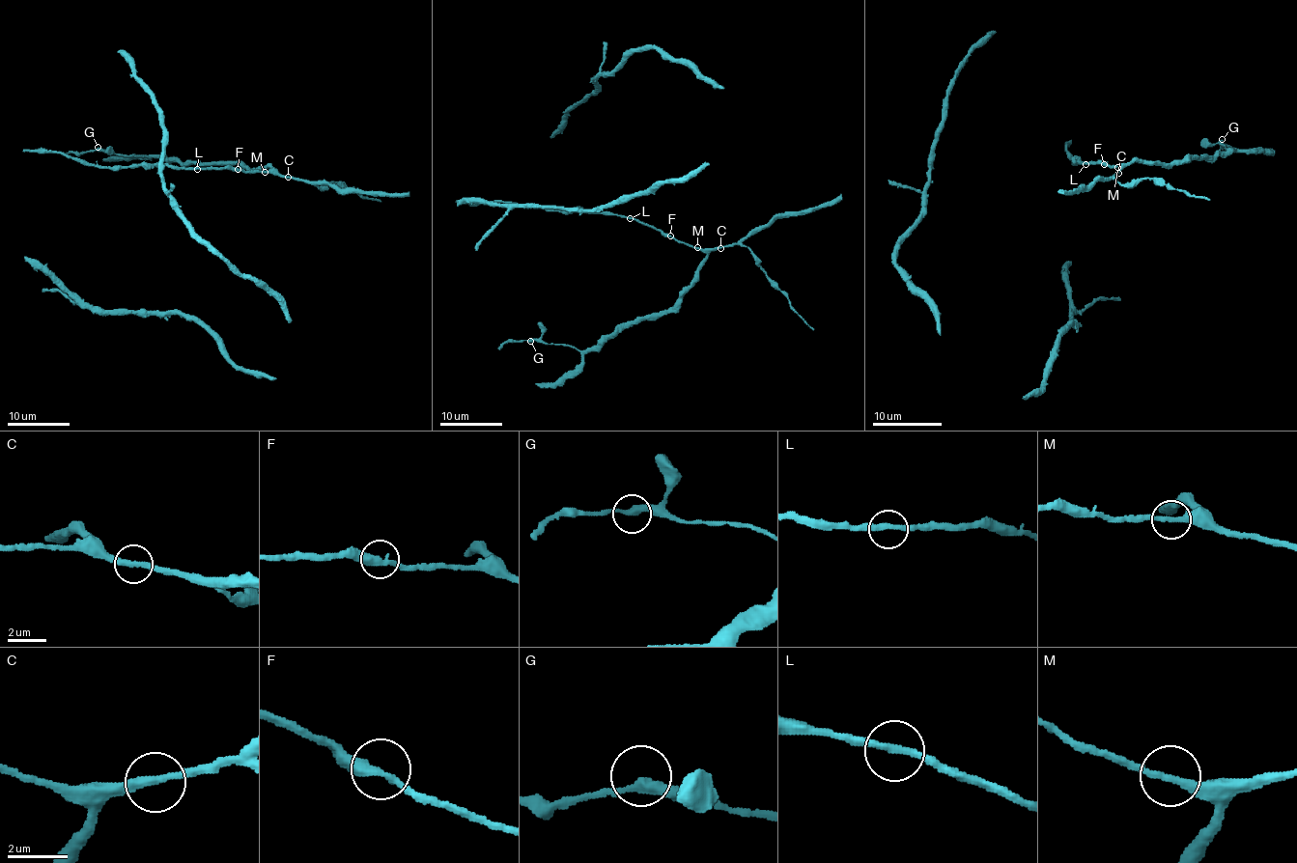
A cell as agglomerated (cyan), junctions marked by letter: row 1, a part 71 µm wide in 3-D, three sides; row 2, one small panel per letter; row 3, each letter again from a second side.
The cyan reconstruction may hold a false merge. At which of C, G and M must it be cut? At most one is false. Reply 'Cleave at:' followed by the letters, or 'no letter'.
Cleave at: no letter

